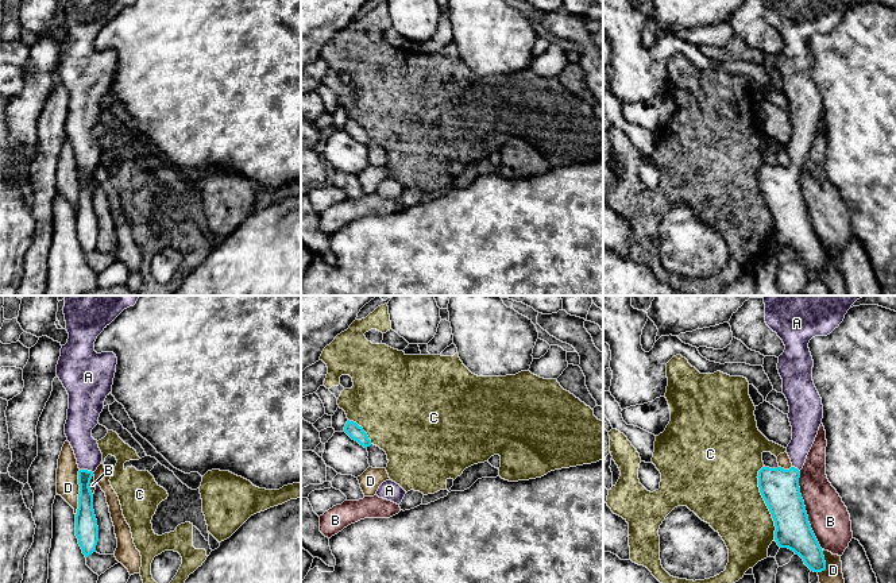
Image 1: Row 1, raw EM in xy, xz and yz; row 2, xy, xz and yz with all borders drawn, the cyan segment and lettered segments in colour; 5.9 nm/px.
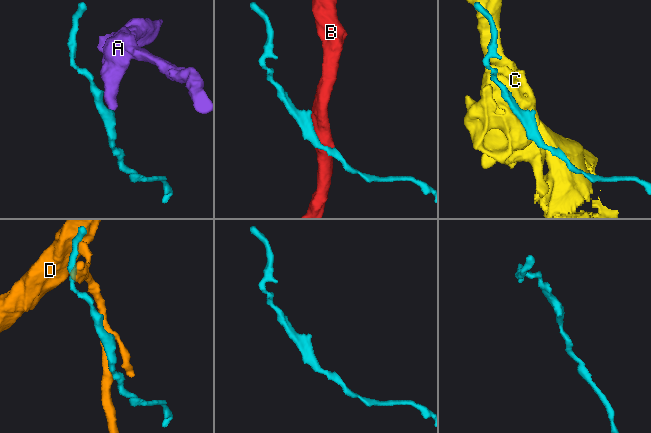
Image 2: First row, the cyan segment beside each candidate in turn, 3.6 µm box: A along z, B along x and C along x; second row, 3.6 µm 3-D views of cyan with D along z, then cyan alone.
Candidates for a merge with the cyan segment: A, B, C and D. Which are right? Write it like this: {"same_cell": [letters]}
{"same_cell": ["A"]}

